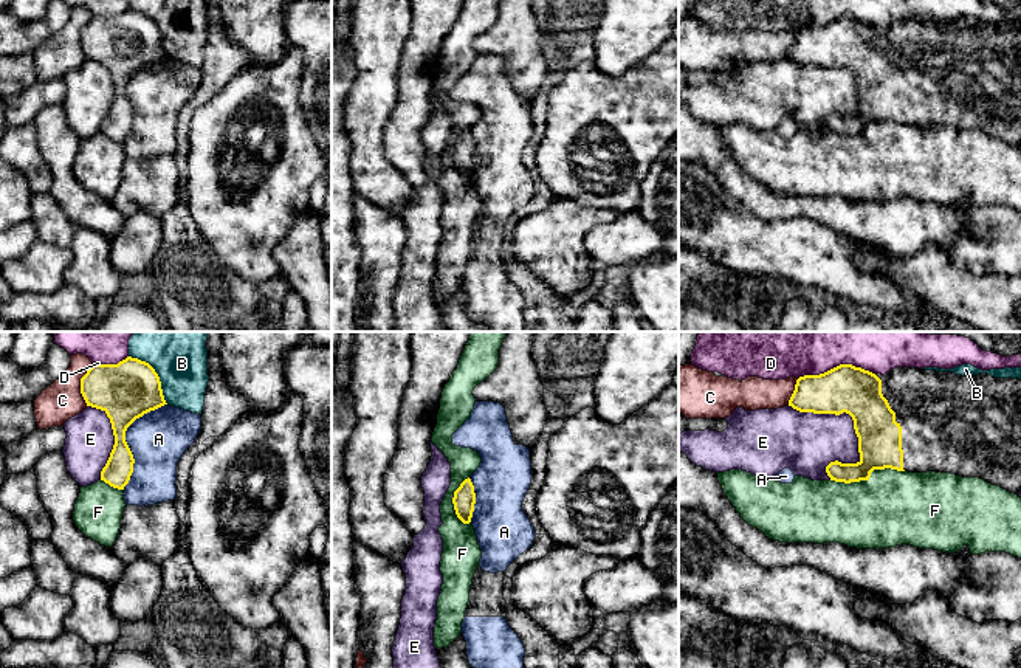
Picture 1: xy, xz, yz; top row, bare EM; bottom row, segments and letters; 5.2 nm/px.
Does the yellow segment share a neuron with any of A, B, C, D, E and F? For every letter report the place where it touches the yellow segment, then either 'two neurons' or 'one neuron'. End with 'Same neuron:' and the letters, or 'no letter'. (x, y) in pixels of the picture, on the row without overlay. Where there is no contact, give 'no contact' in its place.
A: xy (124, 93) | two neurons
B: xy (157, 27) | two neurons
C: xy (81, 37) | two neurons
D: yz (837, 19) | two neurons
E: yz (842, 65) | two neurons
F: yz (868, 130) | two neurons
Same neuron: no letter

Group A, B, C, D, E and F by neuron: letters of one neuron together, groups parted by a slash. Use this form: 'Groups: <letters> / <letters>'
Groups: A / B / C / D / E / F

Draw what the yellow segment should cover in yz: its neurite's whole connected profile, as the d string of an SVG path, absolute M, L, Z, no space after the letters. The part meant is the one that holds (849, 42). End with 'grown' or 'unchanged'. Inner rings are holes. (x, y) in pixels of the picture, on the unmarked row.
M840 17L820 28L796 33L789 59L799 65L849 67L858 90L860 113L857 116L830 115L826 126L835 135L869 133L874 122L908 126L951 126L962 130L979 130L1010 146L1021 144L1021 33L995 31L987 26L956 28L919 20L894 20L882 31L875 26Z | grown

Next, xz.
M465 132L460 139L454 144L452 150L454 163L457 170L463 177L469 177L476 157L476 146L471 132Z | unchanged

